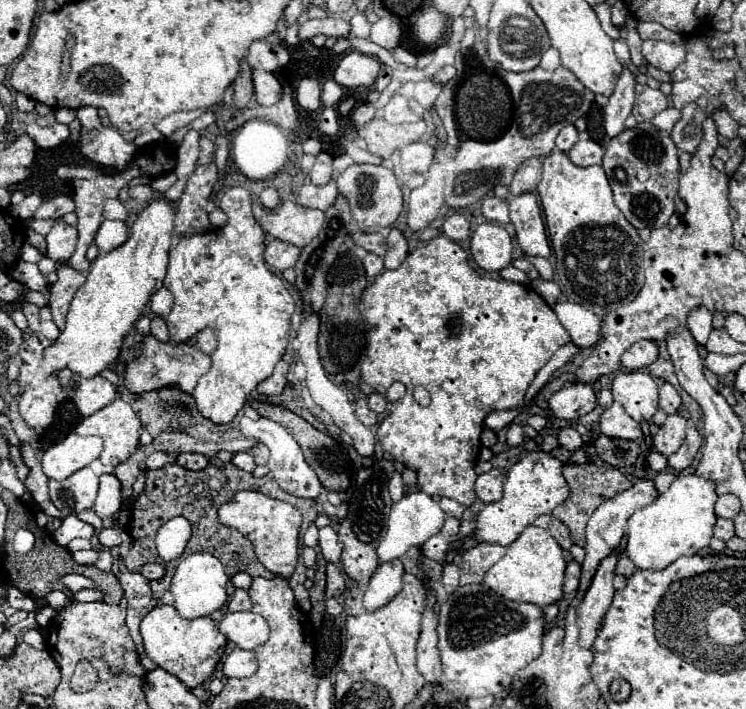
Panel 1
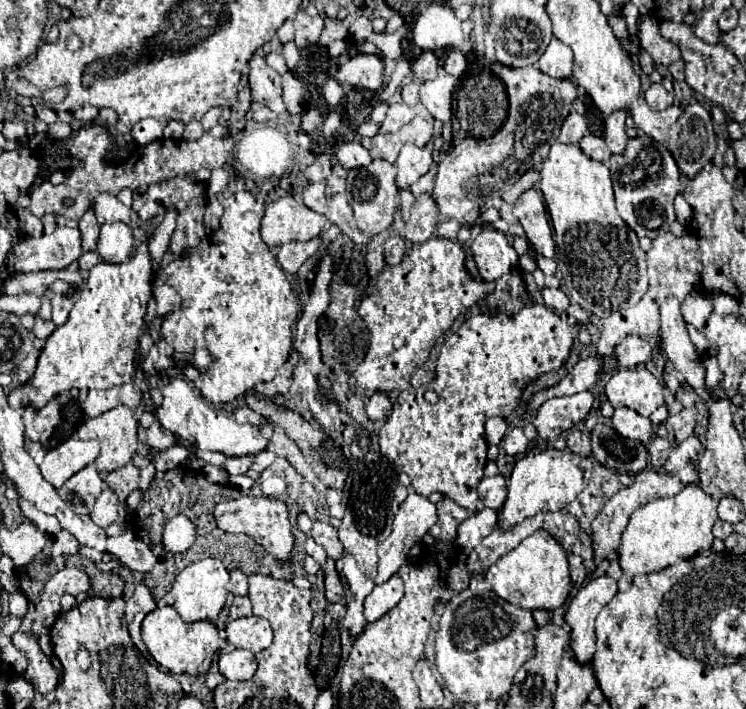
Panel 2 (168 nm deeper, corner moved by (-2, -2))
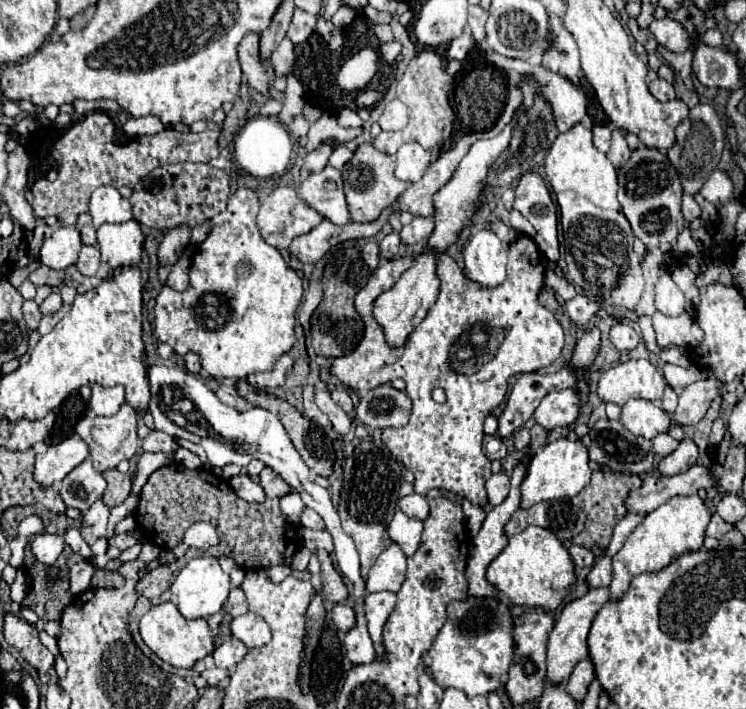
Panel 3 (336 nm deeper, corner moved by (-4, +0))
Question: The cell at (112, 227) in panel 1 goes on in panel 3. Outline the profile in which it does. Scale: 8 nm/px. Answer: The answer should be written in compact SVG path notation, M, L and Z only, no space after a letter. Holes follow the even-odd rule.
M136 220L122 224L102 224L98 228L98 246L102 264L116 270L122 266L136 266L142 258L144 232Z

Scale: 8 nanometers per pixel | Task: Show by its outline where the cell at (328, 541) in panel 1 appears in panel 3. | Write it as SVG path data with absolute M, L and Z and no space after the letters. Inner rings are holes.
M306 506L306 508L302 510L302 514L300 514L300 524L306 526L306 528L314 528L314 530L322 530L322 528L324 528L322 518L320 518L314 510L310 510L308 506Z

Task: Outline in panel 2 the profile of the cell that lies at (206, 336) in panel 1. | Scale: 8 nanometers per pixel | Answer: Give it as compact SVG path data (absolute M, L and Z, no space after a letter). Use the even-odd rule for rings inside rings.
M198 348L196 352L194 352L194 360L192 360L192 364L202 372L202 370L206 370L206 366L212 362L212 358L210 358L210 354L208 354L208 350L206 348Z

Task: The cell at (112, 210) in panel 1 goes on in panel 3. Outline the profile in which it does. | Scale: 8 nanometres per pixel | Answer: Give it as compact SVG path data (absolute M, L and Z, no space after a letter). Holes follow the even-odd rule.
M100 186L98 190L94 190L88 212L96 228L104 222L120 224L120 222L128 222L134 218L128 198L120 196L120 192L114 186Z

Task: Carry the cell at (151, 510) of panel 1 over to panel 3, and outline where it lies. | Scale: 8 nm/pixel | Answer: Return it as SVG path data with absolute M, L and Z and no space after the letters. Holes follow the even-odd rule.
M174 462L162 466L154 474L150 474L148 482L142 488L140 504L136 510L136 524L146 542L152 542L160 548L174 548L182 542L184 532L194 522L210 522L218 536L220 544L208 550L188 550L188 558L192 556L230 556L244 570L266 568L270 564L290 564L292 554L298 550L298 530L282 516L278 500L292 488L280 480L270 468L264 468L259 475L260 484L266 490L266 502L250 503L238 497L230 484L216 476L210 470L198 468L188 470L186 466Z

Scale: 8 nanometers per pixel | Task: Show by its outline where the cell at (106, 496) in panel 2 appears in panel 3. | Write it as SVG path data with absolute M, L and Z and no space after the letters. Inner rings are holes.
M102 500L94 502L94 506L90 506L90 510L86 510L86 514L82 518L82 524L80 524L80 532L82 532L82 538L88 544L94 544L96 538L106 536L108 512L110 512L110 508L104 506Z

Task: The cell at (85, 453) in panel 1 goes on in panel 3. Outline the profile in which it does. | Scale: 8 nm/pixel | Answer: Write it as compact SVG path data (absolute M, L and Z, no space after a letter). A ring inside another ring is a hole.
M78 434L66 438L60 444L48 445L46 452L36 453L34 462L34 480L40 488L48 488L54 482L64 480L70 470L90 456L86 442L78 438Z

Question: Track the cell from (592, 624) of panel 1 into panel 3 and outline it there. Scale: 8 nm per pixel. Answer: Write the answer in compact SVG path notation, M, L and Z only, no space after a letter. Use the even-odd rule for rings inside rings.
M596 588L596 590L588 590L586 596L572 600L570 604L566 604L566 608L562 610L560 618L554 624L554 630L548 636L548 658L546 658L546 680L552 684L566 684L574 666L588 658L588 646L586 646L586 638L590 632L590 624L594 620L594 616L598 614L598 610L610 600L610 590L608 588Z

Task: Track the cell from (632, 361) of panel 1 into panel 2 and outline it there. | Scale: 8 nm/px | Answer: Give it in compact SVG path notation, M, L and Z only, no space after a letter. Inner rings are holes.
M628 334L626 338L622 338L616 348L614 348L614 356L620 362L620 366L624 368L632 368L638 364L644 364L650 358L650 346L642 336L636 334Z

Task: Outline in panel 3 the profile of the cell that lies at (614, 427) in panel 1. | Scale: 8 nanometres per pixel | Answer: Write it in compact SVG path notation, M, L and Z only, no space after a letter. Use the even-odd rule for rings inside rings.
M630 400L622 408L620 422L636 436L644 436L652 440L654 436L668 432L670 428L670 416L656 404L646 400Z

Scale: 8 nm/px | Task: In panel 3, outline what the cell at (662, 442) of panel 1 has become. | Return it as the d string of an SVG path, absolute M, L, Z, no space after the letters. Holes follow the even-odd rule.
M714 376L686 386L678 398L678 408L674 412L674 420L680 426L696 424L698 420L704 418L712 400L716 396L720 396L720 392L722 392L722 382Z

